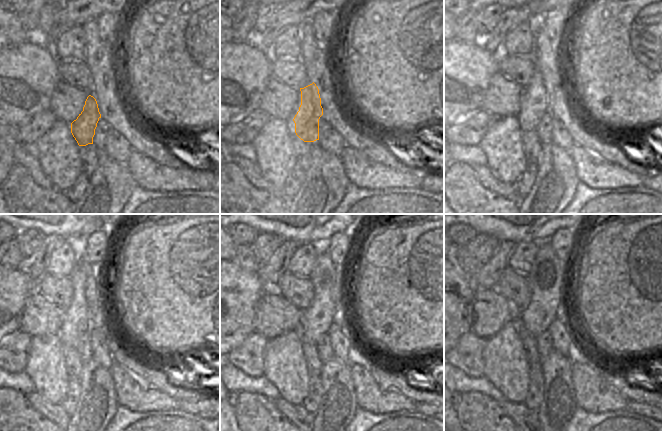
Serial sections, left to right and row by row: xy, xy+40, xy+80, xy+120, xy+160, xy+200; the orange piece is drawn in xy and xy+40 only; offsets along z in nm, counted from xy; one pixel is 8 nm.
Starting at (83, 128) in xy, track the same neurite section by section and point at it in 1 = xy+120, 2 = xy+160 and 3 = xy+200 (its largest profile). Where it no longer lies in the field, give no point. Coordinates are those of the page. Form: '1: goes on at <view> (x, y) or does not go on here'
1: goes on at xy+120 (88, 323)
2: goes on at xy+160 (315, 320)
3: goes on at xy+200 (548, 277)

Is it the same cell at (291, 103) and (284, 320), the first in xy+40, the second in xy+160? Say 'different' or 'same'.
same

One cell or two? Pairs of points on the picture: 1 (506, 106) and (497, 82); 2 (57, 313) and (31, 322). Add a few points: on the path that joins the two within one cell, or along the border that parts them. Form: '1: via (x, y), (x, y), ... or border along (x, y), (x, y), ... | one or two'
1: via (505, 100), (502, 97), (501, 88) | one
2: via (51, 317), (44, 317), (37, 321) | one

